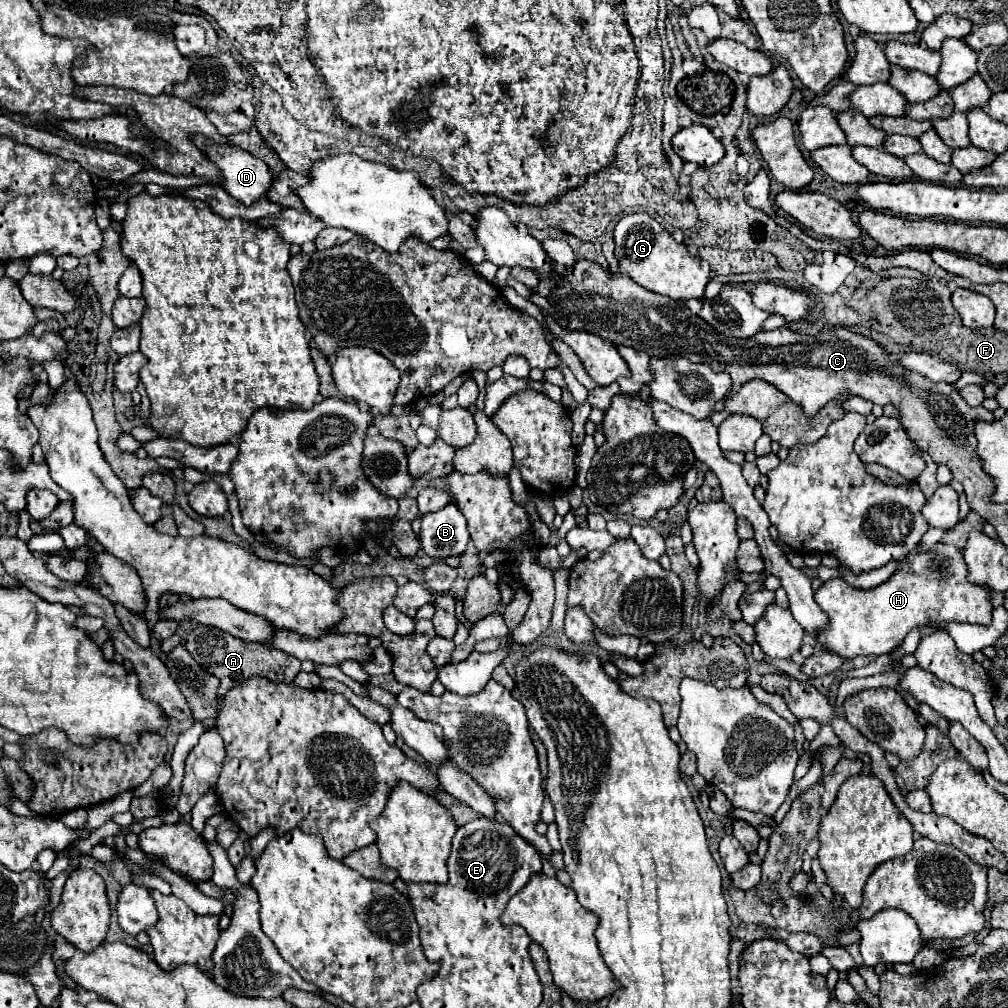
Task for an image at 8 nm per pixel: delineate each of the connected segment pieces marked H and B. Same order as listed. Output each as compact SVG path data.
M938 543L932 551L928 553L920 553L920 551L912 551L902 569L890 577L886 583L874 587L874 589L856 589L850 587L844 579L830 579L826 581L816 593L816 603L822 607L822 611L828 615L828 625L824 631L820 631L816 635L816 641L830 653L836 653L844 659L854 659L854 657L878 657L884 653L890 653L894 647L898 647L906 633L912 627L924 625L924 623L946 623L946 621L962 621L962 623L980 623L980 625L988 625L992 619L992 605L990 605L990 595L986 587L976 587L972 583L968 583L966 579L968 569L962 557L962 551L956 549L954 545L944 545Z
M454 503L422 517L422 549L434 559L462 555L468 545L468 525Z

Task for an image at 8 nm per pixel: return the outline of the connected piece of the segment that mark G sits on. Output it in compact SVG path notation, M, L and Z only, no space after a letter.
M632 213L622 217L614 227L614 241L620 269L648 291L680 301L686 301L690 297L702 299L704 287L710 281L708 261L700 259L698 255L690 255L686 245L676 243L674 237L648 213Z

